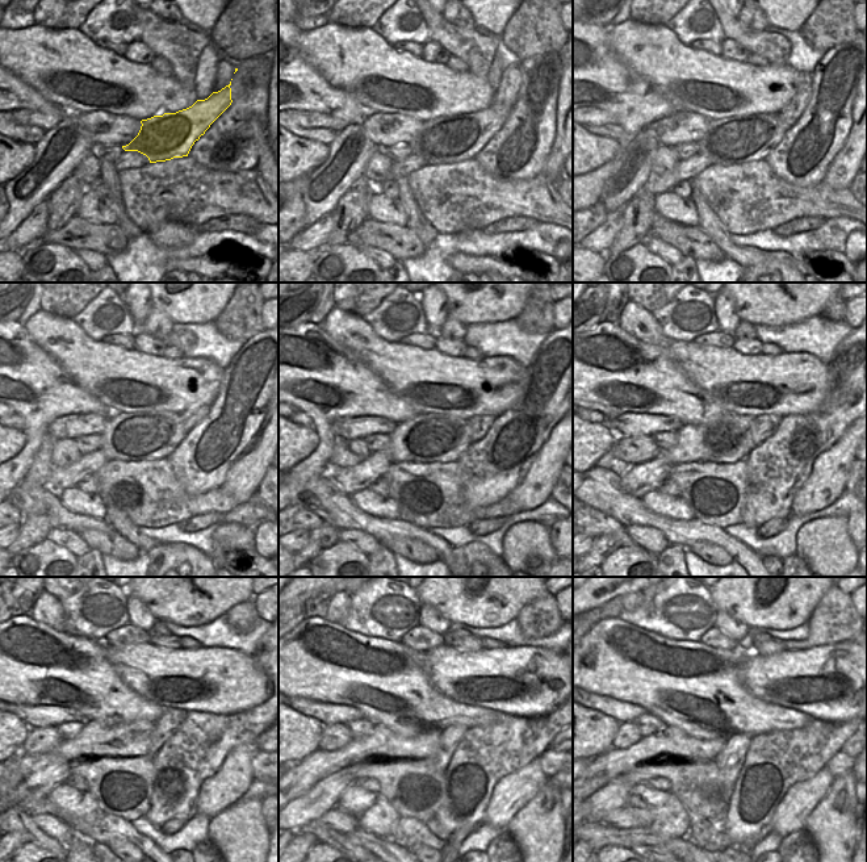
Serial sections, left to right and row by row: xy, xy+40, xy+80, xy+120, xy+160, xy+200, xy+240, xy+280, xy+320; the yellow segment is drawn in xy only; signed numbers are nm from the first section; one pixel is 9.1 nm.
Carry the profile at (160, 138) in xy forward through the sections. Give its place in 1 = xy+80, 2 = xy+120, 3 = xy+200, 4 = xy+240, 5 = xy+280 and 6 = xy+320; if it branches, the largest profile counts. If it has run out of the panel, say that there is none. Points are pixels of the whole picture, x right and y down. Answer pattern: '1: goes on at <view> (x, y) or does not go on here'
1: goes on at xy+80 (738, 139)
2: goes on at xy+120 (141, 436)
3: goes on at xy+200 (729, 439)
4: goes on at xy+240 (95, 740)
5: goes on at xy+280 (381, 741)
6: goes on at xy+320 (671, 743)

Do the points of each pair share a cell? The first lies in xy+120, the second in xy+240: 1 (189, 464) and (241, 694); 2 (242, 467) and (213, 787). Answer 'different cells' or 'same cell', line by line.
1: different cells
2: same cell

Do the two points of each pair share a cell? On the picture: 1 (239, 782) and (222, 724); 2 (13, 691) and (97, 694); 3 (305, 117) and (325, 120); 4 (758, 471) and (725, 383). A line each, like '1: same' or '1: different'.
1: different
2: same
3: same
4: different

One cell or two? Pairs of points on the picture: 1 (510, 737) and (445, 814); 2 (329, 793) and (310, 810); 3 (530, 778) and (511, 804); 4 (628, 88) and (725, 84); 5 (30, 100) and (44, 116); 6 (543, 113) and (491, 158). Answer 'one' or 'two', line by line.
1: one
2: one
3: one
4: two
5: two
6: one

